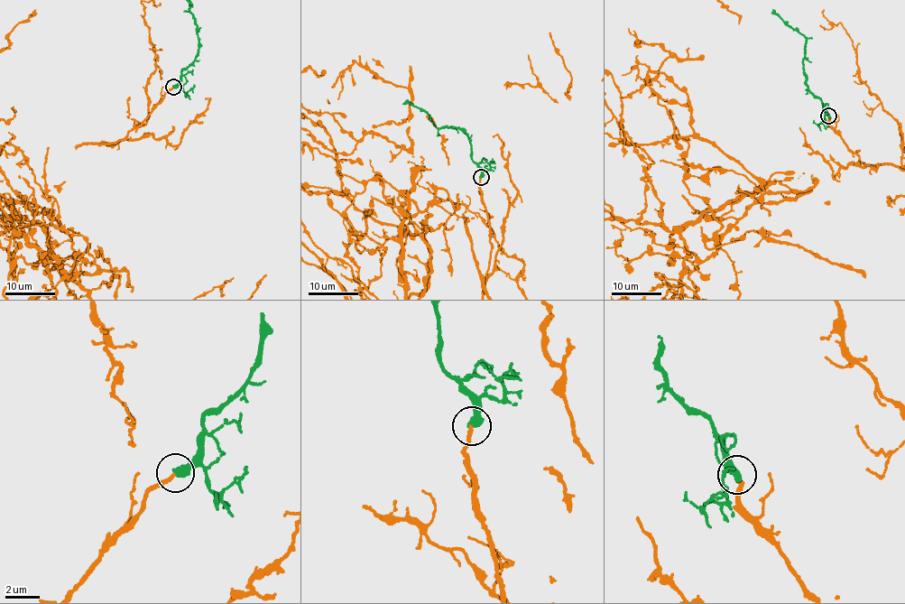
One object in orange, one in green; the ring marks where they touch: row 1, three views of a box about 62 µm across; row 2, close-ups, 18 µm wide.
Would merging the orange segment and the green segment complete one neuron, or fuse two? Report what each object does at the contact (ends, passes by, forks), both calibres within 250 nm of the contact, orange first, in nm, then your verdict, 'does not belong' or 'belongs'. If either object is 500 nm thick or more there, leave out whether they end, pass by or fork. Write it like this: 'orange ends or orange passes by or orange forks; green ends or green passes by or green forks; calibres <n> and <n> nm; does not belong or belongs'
orange ends; green ends; calibres 200 and 440 nm; belongs

